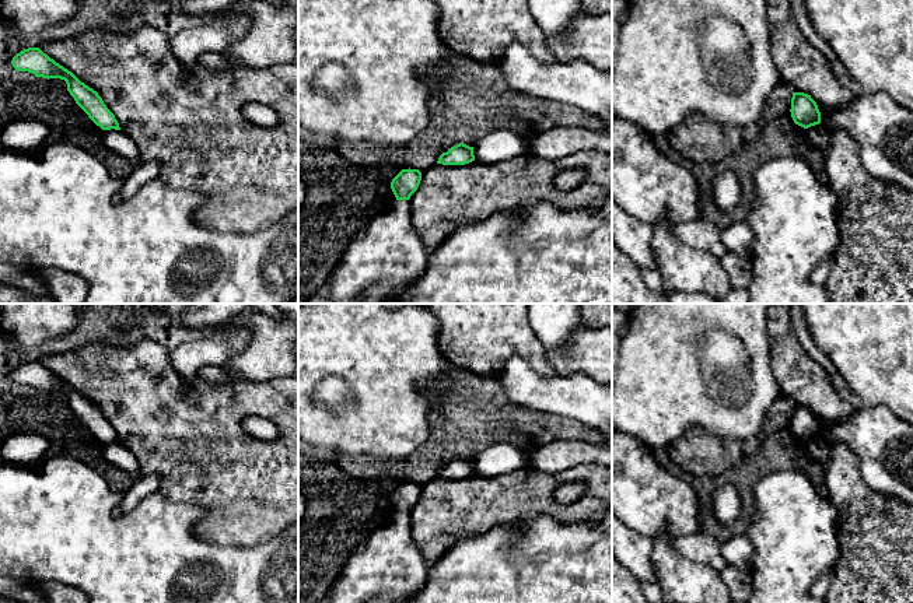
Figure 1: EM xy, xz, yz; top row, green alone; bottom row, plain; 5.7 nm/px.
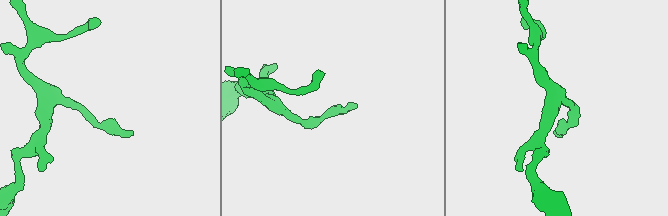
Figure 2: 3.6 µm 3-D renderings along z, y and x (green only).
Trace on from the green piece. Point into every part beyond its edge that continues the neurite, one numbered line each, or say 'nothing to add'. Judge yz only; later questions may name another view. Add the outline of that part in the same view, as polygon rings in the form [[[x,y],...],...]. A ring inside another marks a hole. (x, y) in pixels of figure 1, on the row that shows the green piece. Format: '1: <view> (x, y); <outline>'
nothing to add

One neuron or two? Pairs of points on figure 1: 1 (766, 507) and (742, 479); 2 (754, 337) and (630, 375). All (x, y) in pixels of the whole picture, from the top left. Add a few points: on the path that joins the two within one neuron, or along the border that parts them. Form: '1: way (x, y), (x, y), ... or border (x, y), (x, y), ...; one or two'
1: border (777, 470), (755, 484), (747, 525); two
2: way (723, 321), (686, 322), (661, 347); one

